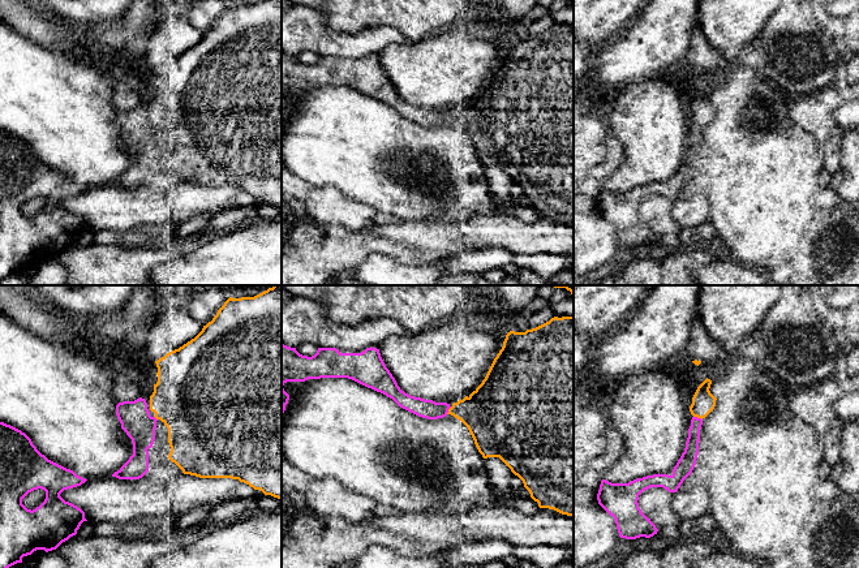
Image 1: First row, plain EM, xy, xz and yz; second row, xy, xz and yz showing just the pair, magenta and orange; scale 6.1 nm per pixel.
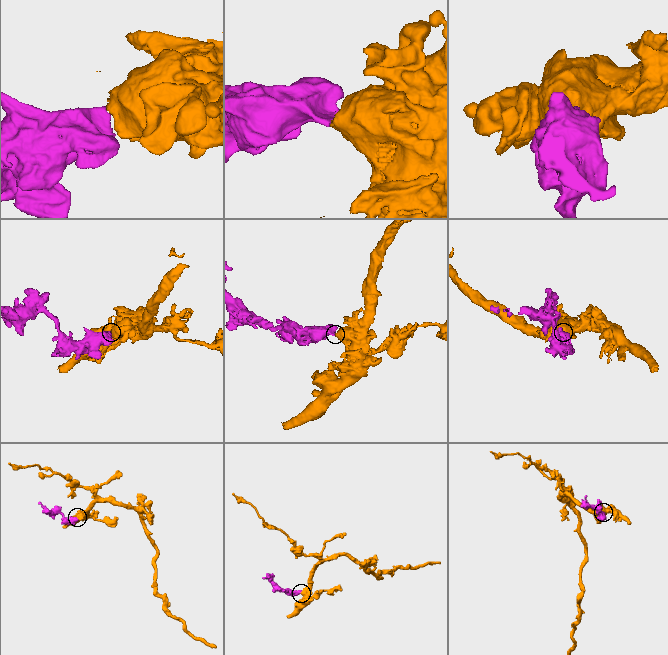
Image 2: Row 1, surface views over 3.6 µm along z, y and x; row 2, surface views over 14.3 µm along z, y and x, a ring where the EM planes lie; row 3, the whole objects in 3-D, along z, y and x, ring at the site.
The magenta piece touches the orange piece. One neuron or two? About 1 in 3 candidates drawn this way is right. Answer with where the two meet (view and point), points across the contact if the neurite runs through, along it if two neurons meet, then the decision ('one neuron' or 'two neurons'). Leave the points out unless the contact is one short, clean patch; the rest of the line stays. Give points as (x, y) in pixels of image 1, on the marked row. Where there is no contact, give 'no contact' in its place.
contact yz (696, 417); one neuron

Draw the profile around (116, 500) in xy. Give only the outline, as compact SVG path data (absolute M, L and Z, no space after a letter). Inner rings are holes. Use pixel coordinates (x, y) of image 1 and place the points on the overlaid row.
M182 474L175 490L155 487L145 479L90 478L81 486L64 490L60 496L85 512L85 518L93 524L109 521L116 524L130 522L141 517L180 517L196 507L216 505L231 499L231 491L241 482L232 478L199 478Z

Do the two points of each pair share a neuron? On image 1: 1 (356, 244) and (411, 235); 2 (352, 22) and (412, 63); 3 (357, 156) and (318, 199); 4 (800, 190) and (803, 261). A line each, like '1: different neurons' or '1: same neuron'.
1: same neuron
2: different neurons
3: different neurons
4: different neurons

